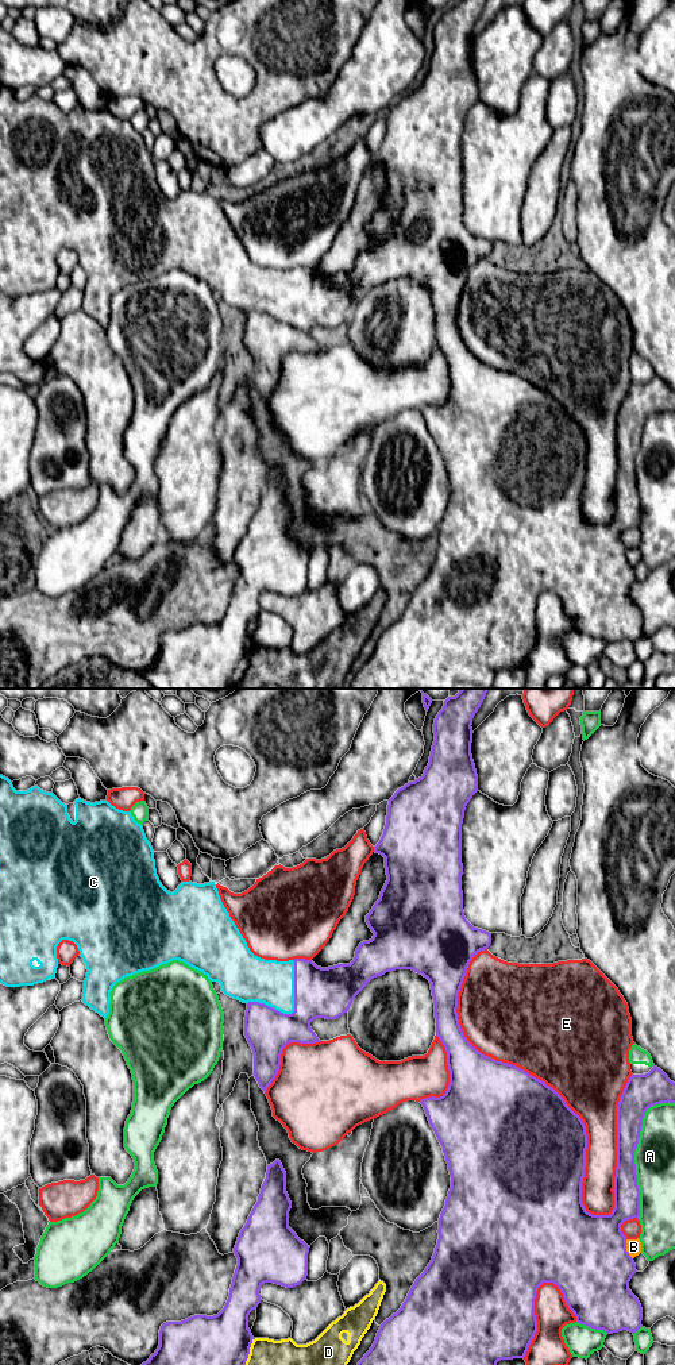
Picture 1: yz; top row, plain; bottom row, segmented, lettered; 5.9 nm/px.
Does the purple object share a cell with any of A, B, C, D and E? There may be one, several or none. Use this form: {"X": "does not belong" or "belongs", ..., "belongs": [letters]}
{"A": "does not belong", "B": "does not belong", "C": "belongs", "D": "does not belong", "E": "does not belong", "belongs": ["C"]}

